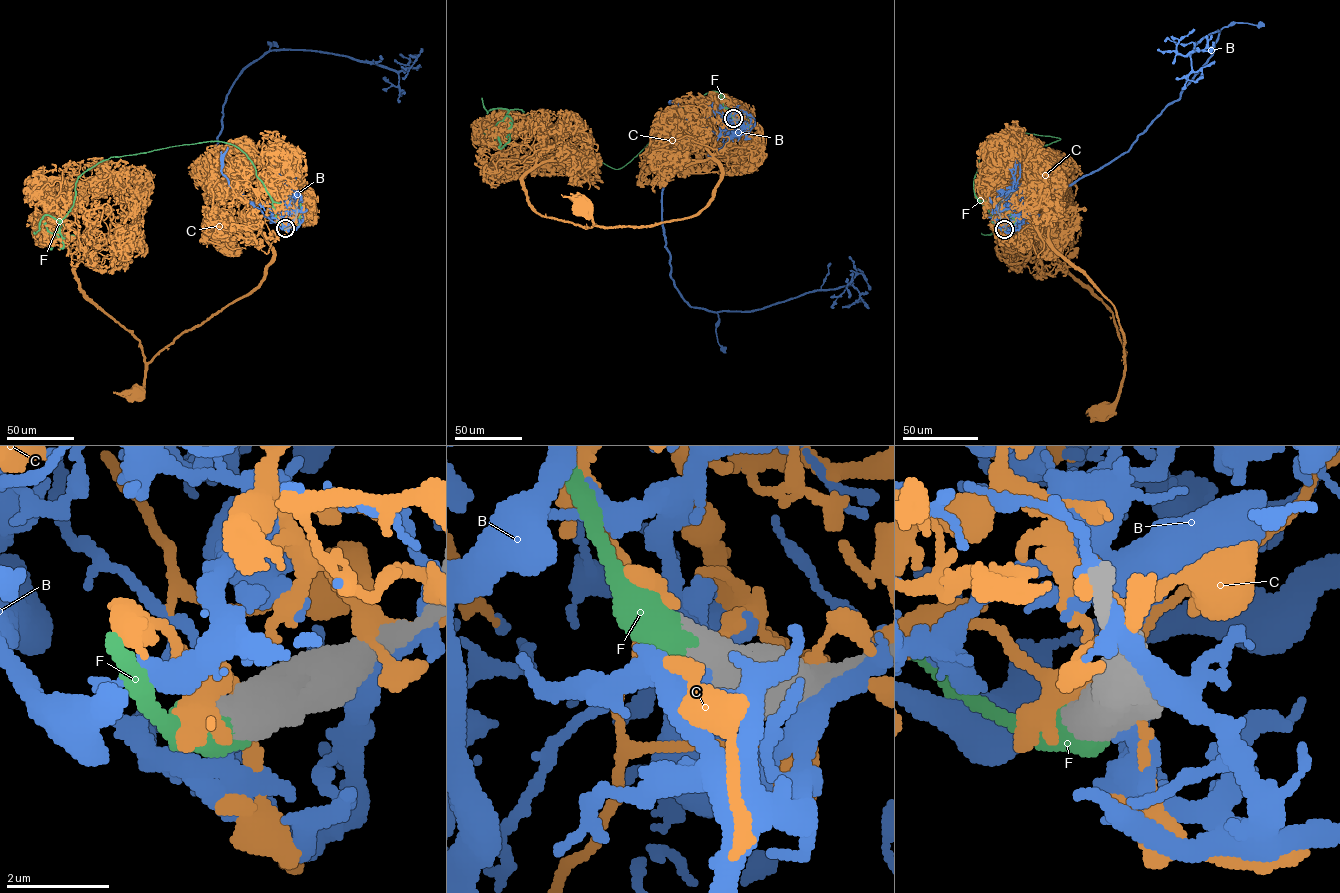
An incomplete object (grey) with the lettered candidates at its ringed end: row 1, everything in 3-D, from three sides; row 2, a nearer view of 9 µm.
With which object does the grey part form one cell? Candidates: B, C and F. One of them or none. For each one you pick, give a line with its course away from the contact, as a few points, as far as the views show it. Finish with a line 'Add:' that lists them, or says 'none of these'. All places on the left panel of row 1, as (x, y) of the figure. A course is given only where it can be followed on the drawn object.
F: Its course: (285, 229), (246, 154), (208, 141), (112, 156), (88, 169), (58, 223), (64, 238), (50, 249)
Add: F

